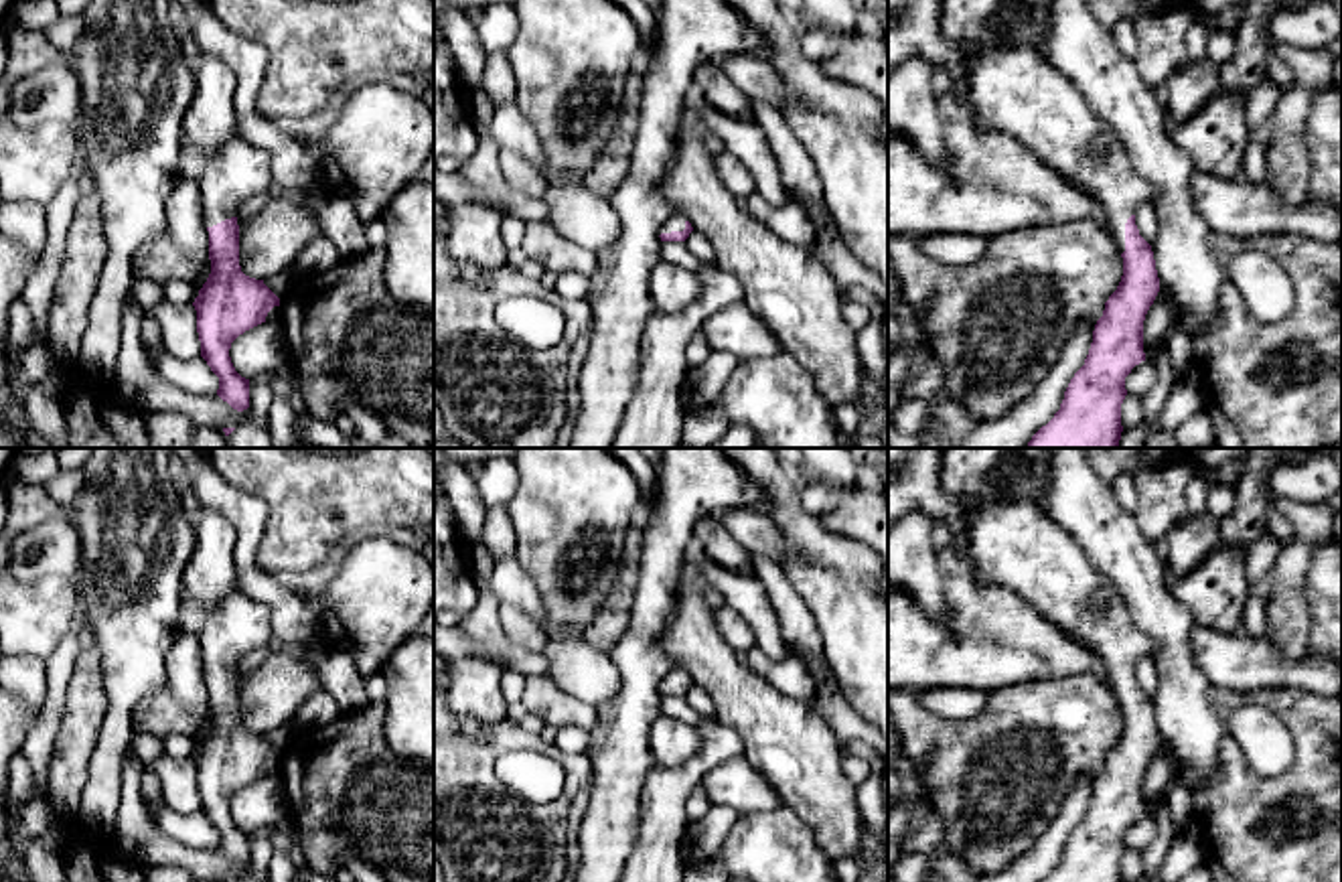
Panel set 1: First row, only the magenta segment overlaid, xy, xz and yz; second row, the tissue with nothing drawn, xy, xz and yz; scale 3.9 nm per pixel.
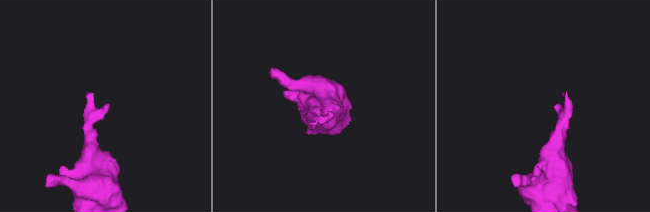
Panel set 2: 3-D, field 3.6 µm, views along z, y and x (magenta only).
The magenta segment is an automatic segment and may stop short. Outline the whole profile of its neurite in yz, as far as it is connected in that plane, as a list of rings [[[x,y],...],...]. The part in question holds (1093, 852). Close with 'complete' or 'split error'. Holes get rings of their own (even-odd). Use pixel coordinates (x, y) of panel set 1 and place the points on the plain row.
[[[987,501],[965,513],[969,556],[979,576],[993,586],[1012,590],[1050,624],[1101,657],[1109,685],[1123,712],[1123,730],[1105,756],[1093,785],[1085,819],[1070,833],[1060,864],[1042,882],[1123,882],[1121,858],[1127,850],[1125,831],[1145,815],[1143,775],[1160,746],[1151,700],[1139,689],[1135,665],[1155,655],[1155,643],[1129,614],[1113,582],[1097,568],[1085,549],[1050,521],[1046,511],[1030,503]]]; split error

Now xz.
[[[673,667],[661,681],[661,695],[685,695],[689,687],[693,685],[691,677],[679,669]]]; split error

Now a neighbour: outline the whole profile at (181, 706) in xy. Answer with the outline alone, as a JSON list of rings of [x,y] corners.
[[[180,631],[164,657],[166,683],[132,710],[132,728],[160,742],[170,734],[195,736],[209,716],[209,685],[201,641]]]

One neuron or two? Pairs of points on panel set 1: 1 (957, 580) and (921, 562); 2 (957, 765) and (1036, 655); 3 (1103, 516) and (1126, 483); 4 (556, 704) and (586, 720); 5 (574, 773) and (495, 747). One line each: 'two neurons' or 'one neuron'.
1: two neurons
2: two neurons
3: two neurons
4: one neuron
5: one neuron

